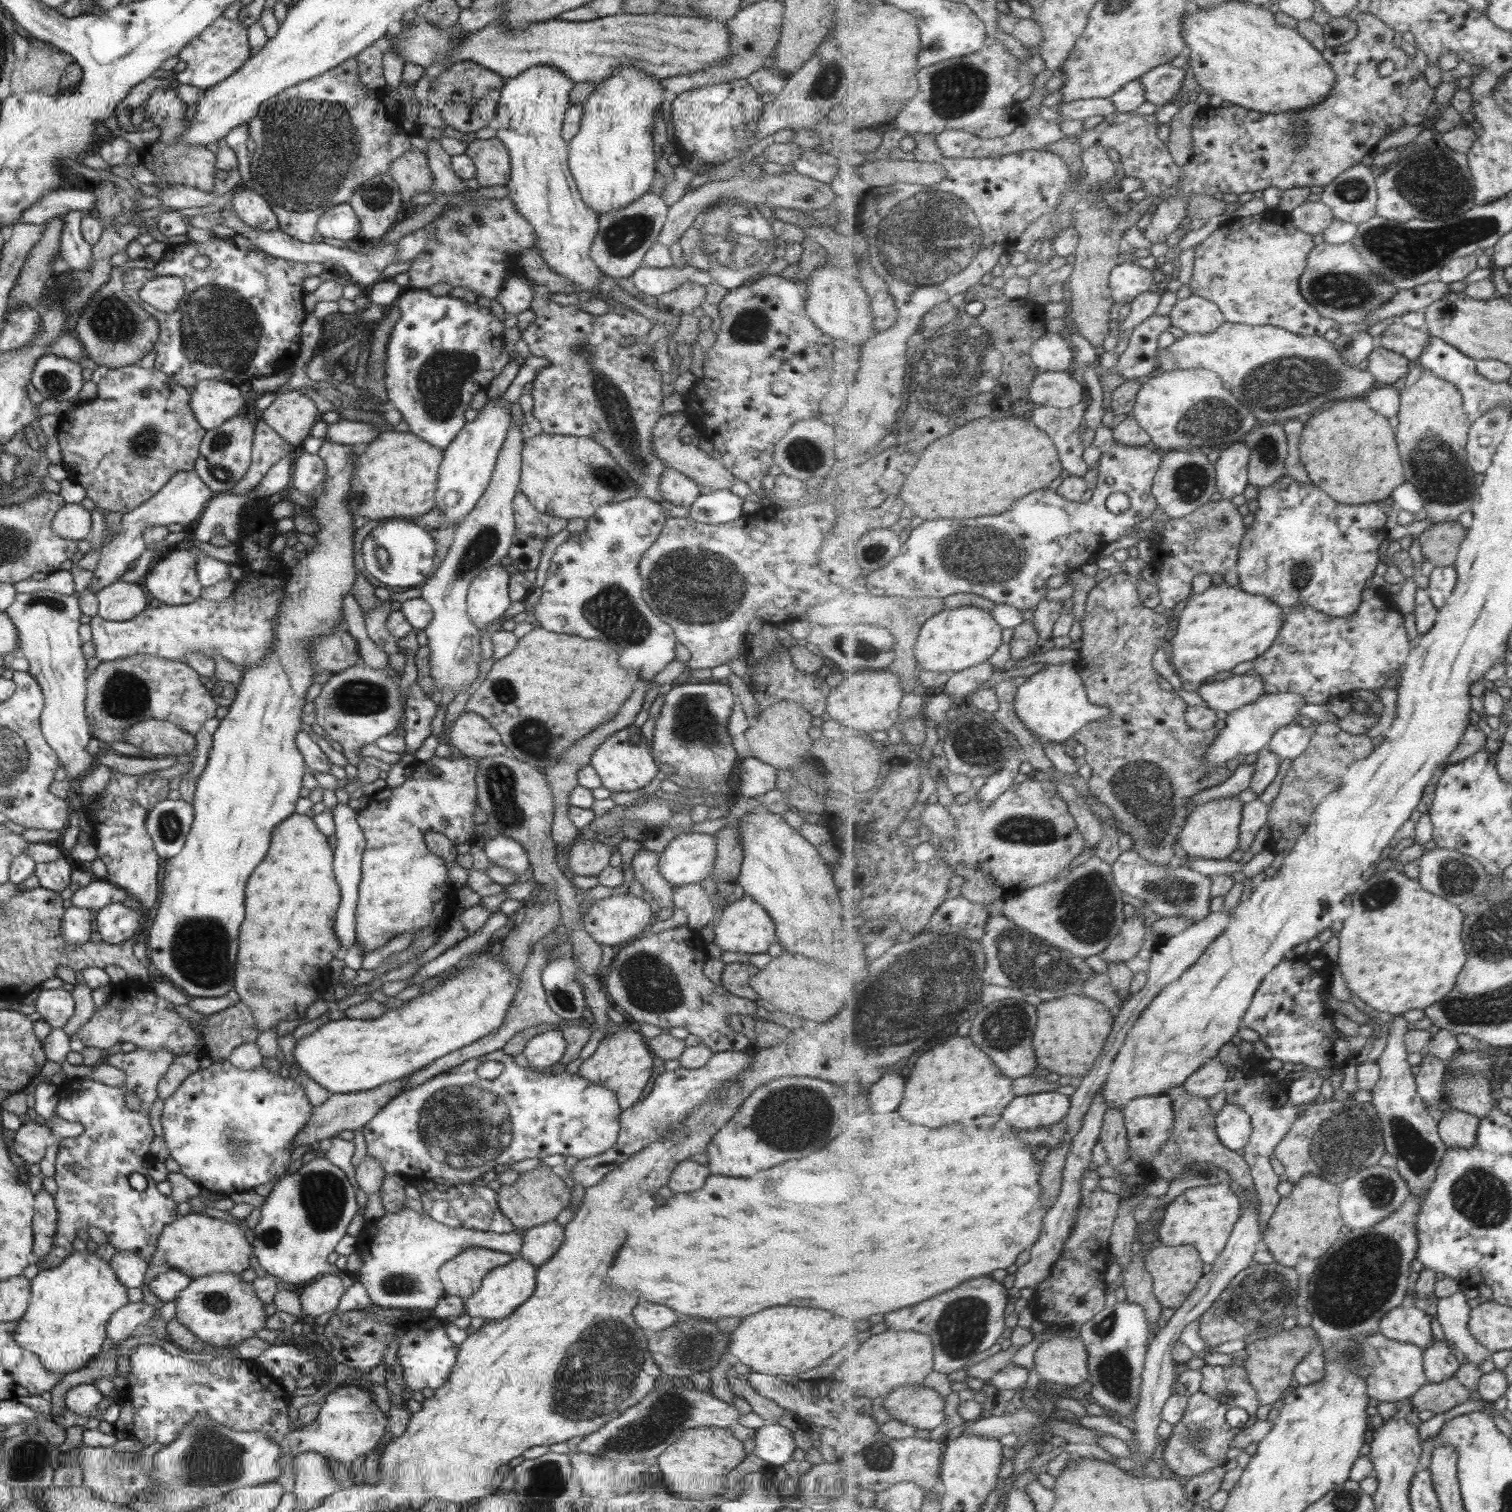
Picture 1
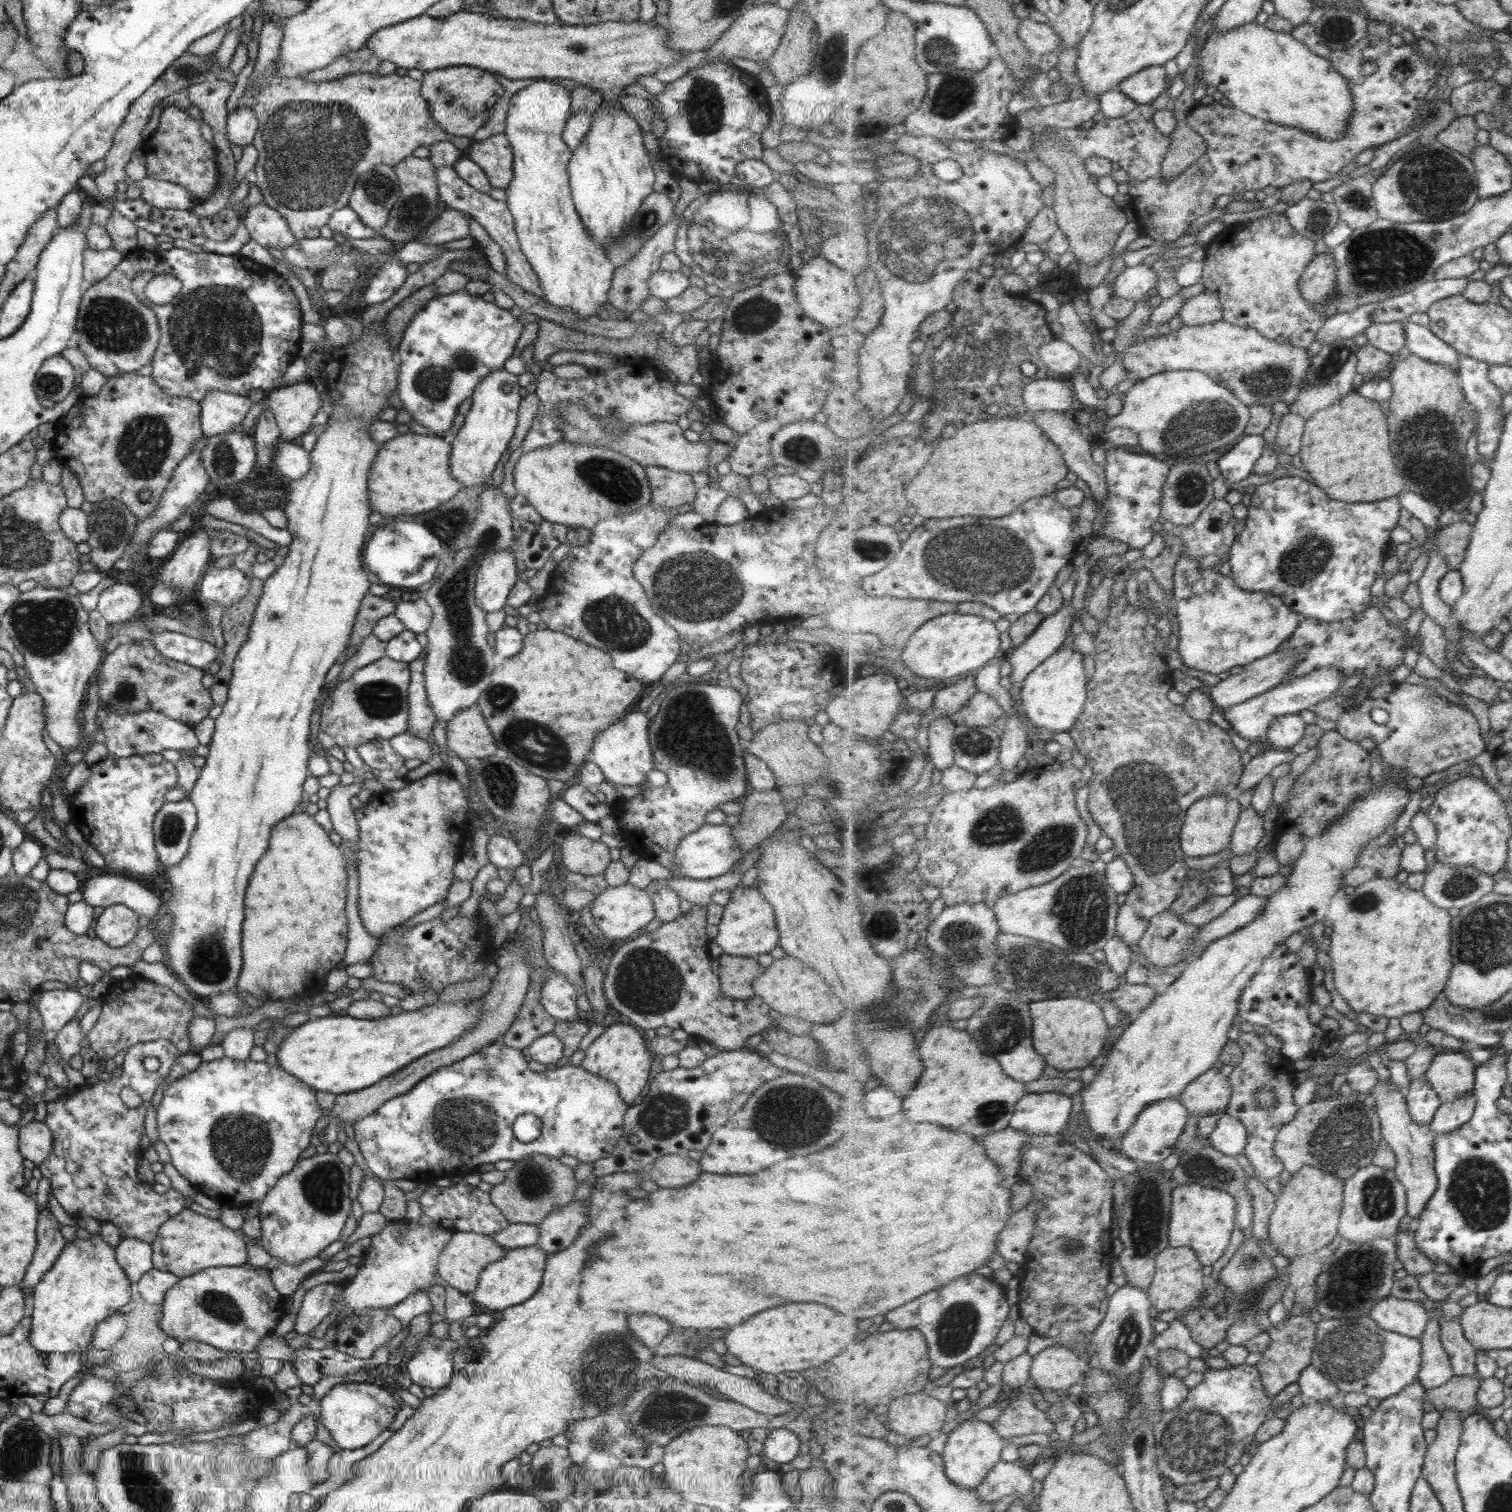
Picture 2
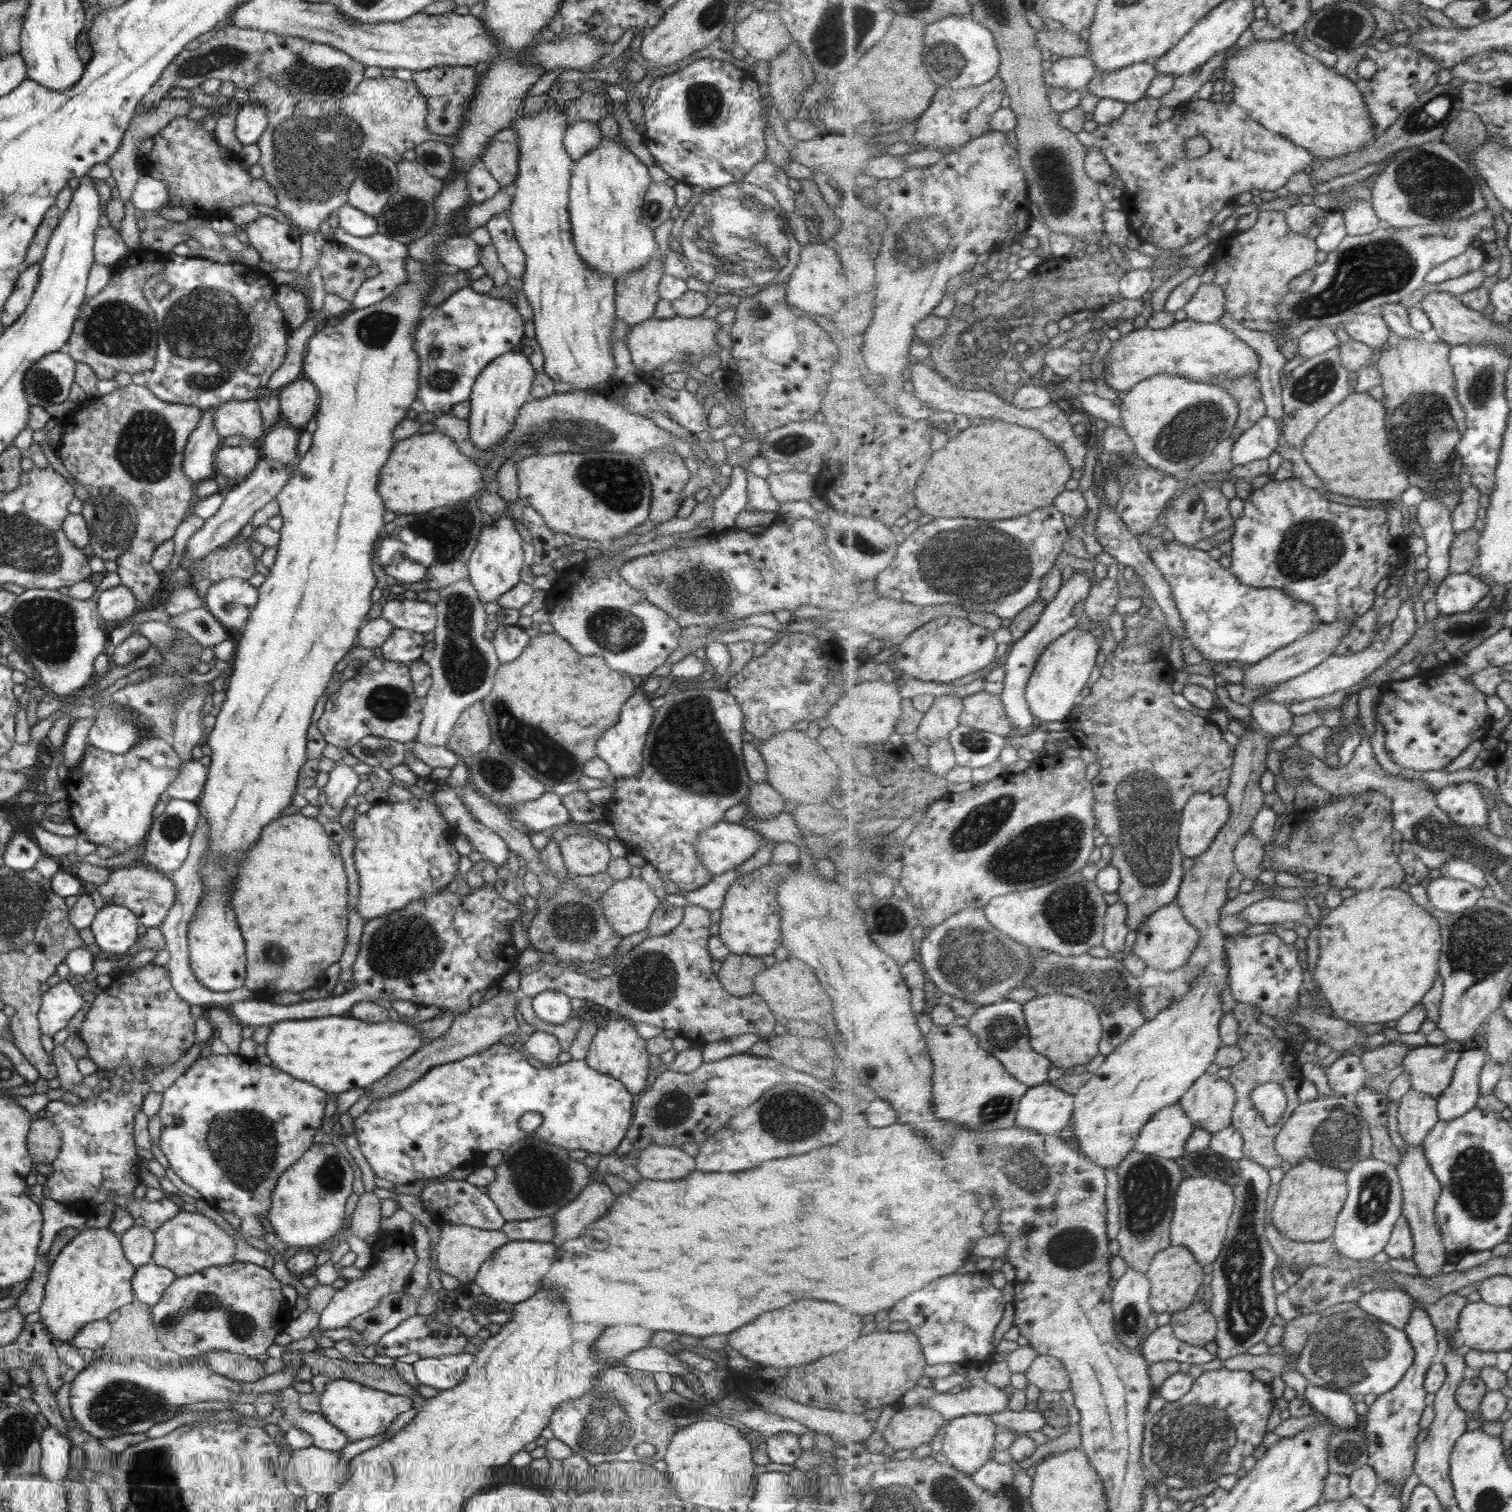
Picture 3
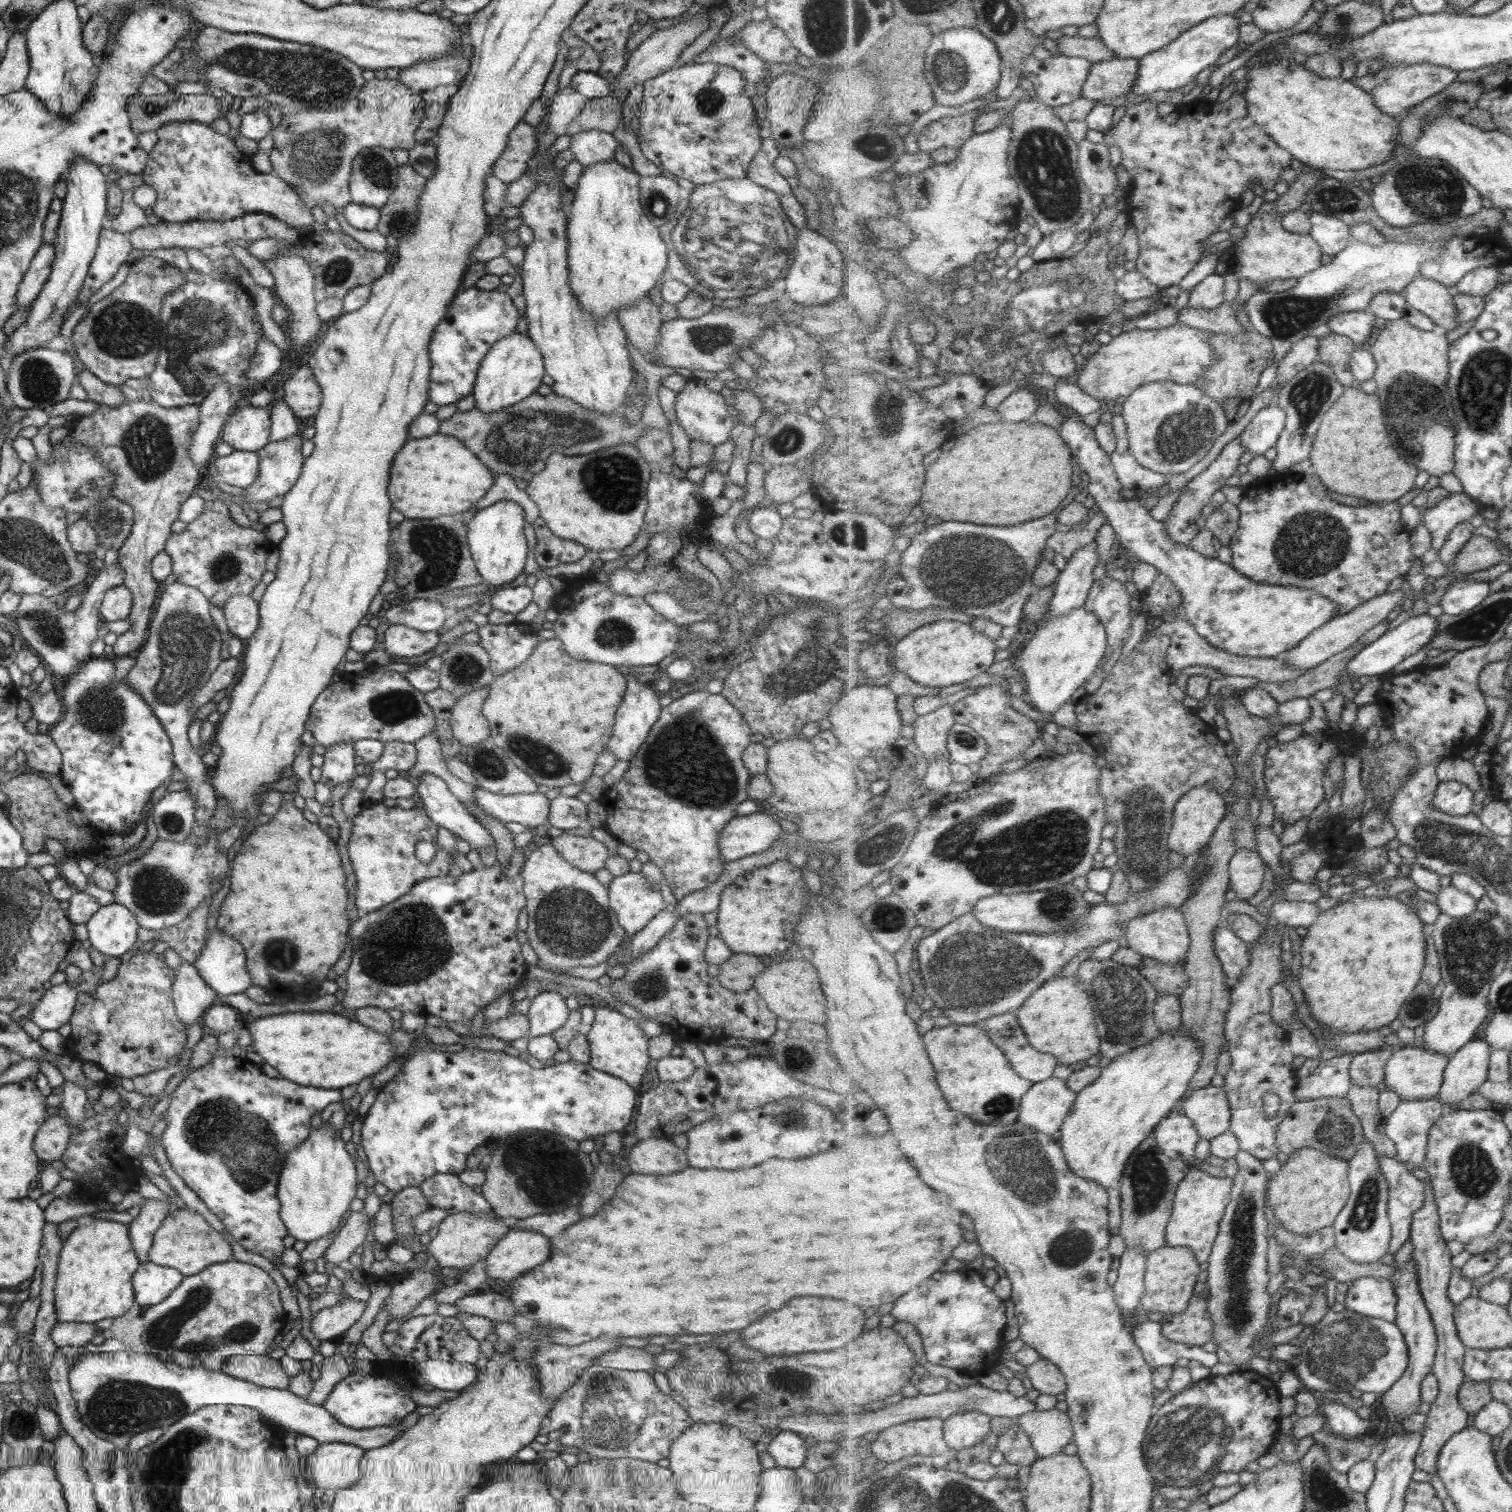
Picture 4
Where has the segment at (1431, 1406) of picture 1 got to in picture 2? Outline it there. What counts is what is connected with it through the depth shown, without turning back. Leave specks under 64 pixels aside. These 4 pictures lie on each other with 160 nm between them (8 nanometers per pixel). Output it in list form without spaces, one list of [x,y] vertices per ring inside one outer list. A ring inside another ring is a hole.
[[[1455,1375],[1439,1388],[1430,1388],[1427,1399],[1433,1404],[1433,1410],[1453,1409],[1454,1411],[1475,1409],[1479,1405],[1478,1392],[1481,1379],[1472,1376]]]

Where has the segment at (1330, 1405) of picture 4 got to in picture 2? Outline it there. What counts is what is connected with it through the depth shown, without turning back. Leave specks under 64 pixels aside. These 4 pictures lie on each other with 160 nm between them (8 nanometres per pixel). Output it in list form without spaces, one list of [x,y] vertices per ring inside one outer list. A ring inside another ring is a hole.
[[[1311,1364],[1301,1373],[1298,1380],[1298,1386],[1302,1395],[1310,1401],[1341,1399],[1341,1392],[1335,1385],[1335,1382],[1329,1380],[1327,1375],[1323,1374],[1319,1368]]]

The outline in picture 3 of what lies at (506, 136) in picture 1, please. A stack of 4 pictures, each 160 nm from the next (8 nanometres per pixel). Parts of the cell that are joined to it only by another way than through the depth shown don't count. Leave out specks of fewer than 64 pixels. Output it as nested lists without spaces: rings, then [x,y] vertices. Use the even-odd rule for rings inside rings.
[[[553,104],[543,107],[539,112],[533,115],[518,115],[511,122],[511,128],[518,138],[519,159],[517,177],[510,187],[512,201],[508,208],[508,219],[515,240],[524,254],[524,269],[520,278],[522,293],[533,313],[534,340],[542,352],[543,372],[551,380],[567,382],[577,390],[599,393],[597,385],[601,382],[609,382],[609,387],[616,382],[613,375],[615,362],[611,355],[611,328],[616,318],[614,279],[590,270],[575,252],[568,215],[572,161],[562,143],[567,127],[564,110]]]

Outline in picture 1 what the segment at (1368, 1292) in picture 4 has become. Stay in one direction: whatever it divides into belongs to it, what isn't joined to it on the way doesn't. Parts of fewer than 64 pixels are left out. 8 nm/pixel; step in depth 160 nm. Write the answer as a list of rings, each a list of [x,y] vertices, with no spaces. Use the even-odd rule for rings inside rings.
[[[1403,1304],[1390,1310],[1382,1318],[1381,1332],[1399,1342],[1415,1343],[1423,1349],[1434,1344],[1435,1336],[1431,1330],[1433,1317],[1412,1304]]]

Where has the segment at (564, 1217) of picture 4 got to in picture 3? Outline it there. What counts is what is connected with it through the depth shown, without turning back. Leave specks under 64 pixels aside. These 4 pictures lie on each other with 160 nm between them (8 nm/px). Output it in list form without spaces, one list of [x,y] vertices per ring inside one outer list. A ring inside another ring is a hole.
[[[551,1217],[532,1218],[520,1221],[504,1221],[500,1228],[509,1241],[551,1242],[554,1222]]]

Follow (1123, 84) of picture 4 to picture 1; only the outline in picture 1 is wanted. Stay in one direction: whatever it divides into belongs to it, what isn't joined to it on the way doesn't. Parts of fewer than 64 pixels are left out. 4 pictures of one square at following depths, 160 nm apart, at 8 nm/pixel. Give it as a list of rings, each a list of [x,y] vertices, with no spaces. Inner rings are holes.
[[[1170,63],[1159,66],[1145,74],[1140,81],[1147,89],[1147,101],[1163,106],[1179,97],[1179,90],[1185,80],[1185,67],[1175,68]]]

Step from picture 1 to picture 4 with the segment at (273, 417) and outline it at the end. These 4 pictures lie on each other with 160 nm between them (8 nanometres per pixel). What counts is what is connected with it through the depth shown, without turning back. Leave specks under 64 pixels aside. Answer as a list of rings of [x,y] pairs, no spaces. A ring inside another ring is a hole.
[[[307,365],[296,367],[290,373],[283,384],[282,399],[296,417],[310,420],[321,402],[319,385]]]

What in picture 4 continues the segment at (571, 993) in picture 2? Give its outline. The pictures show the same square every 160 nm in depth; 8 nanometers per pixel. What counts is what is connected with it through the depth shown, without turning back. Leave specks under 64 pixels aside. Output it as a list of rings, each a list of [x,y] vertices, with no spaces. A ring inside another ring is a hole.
[[[553,991],[541,992],[531,999],[528,1010],[525,1019],[528,1021],[529,1038],[551,1035],[565,1024],[570,1014],[565,1000]]]

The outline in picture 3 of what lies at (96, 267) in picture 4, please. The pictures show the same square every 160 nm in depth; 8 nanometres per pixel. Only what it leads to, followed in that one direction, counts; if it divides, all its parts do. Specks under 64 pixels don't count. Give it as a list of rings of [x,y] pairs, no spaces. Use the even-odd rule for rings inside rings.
[[[111,226],[97,227],[92,248],[94,262],[103,266],[114,266],[117,261],[125,258],[128,252],[125,242]]]

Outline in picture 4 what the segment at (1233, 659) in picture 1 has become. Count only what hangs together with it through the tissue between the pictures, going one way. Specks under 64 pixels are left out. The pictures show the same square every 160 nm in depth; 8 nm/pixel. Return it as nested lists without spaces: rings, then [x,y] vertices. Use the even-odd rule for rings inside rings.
[[[1057,407],[1064,416],[1057,430],[1070,446],[1077,467],[1088,474],[1087,494],[1094,499],[1121,545],[1131,550],[1134,557],[1150,563],[1160,574],[1171,578],[1183,597],[1182,608],[1186,619],[1209,644],[1243,657],[1282,657],[1299,646],[1314,630],[1336,617],[1337,603],[1315,594],[1313,590],[1299,586],[1259,584],[1219,558],[1209,558],[1181,543],[1175,543],[1167,533],[1164,521],[1157,522],[1149,514],[1150,510],[1137,502],[1137,498],[1127,499],[1123,496],[1124,486],[1118,479],[1111,455],[1099,444],[1094,428],[1084,424],[1075,412]]]

